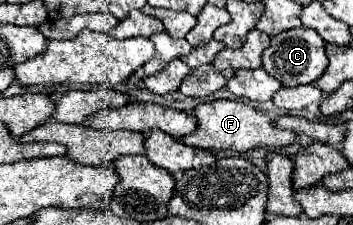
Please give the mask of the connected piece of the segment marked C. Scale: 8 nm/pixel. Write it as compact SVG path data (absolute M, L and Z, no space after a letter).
M293 28L285 30L277 36L271 38L271 46L263 52L263 68L277 80L281 80L283 86L293 88L299 84L313 84L327 66L327 56L325 56L325 42L323 38L313 30L313 28Z

